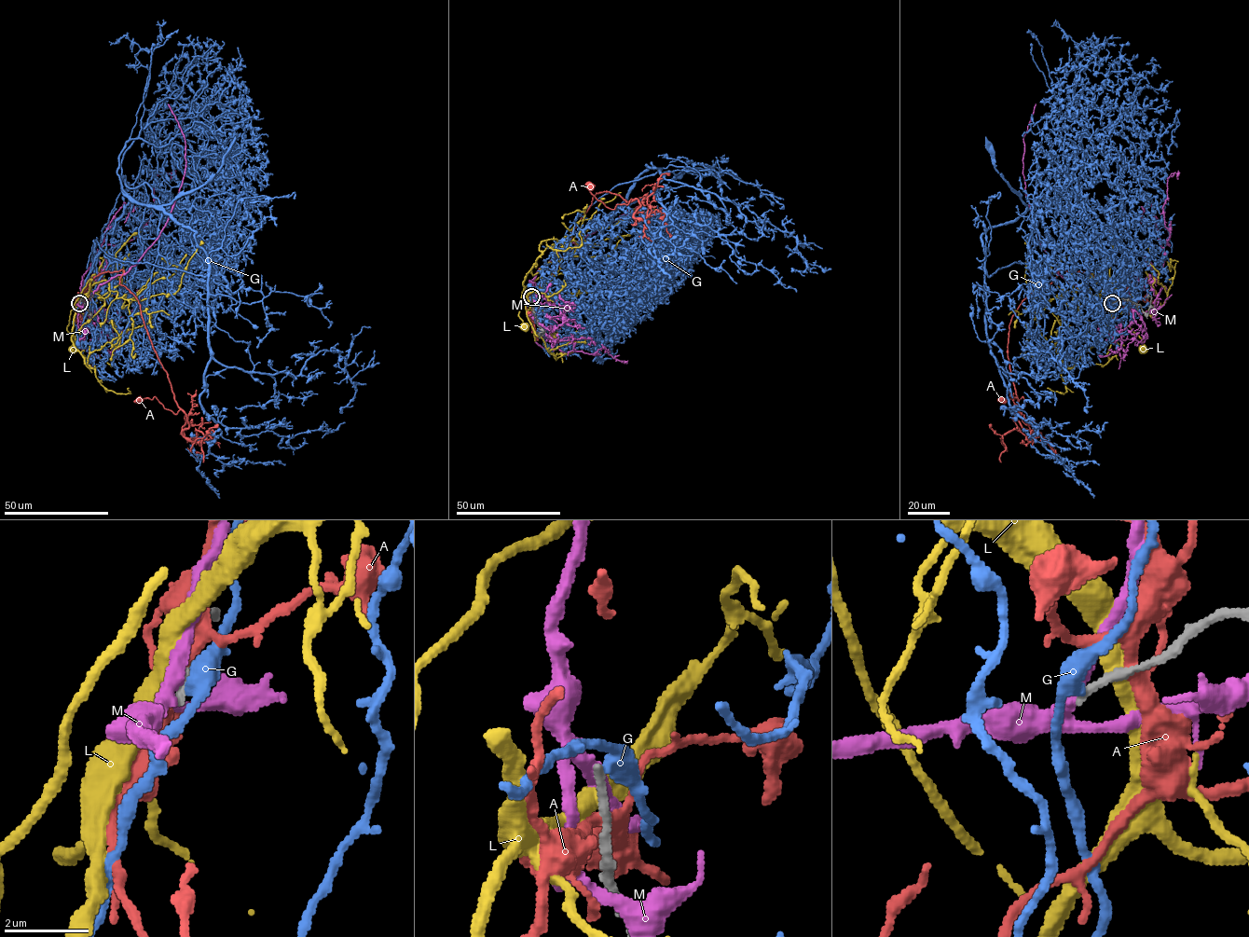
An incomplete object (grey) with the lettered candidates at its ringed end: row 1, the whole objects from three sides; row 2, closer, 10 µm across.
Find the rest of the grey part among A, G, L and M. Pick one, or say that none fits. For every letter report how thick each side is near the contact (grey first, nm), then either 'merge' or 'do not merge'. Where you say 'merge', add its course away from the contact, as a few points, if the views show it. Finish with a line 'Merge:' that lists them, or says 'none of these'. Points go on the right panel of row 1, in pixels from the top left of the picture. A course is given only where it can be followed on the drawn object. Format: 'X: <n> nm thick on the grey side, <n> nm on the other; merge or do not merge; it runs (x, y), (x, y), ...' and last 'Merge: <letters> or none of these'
A: 180 nm thick on the grey side, 280 nm on the other; do not merge
G: 200 nm thick on the grey side, 360 nm on the other; do not merge
L: 240 nm thick on the grey side, 460 nm on the other; do not merge
M: 200 nm thick on the grey side, 360 nm on the other; do not merge
Merge: none of these

